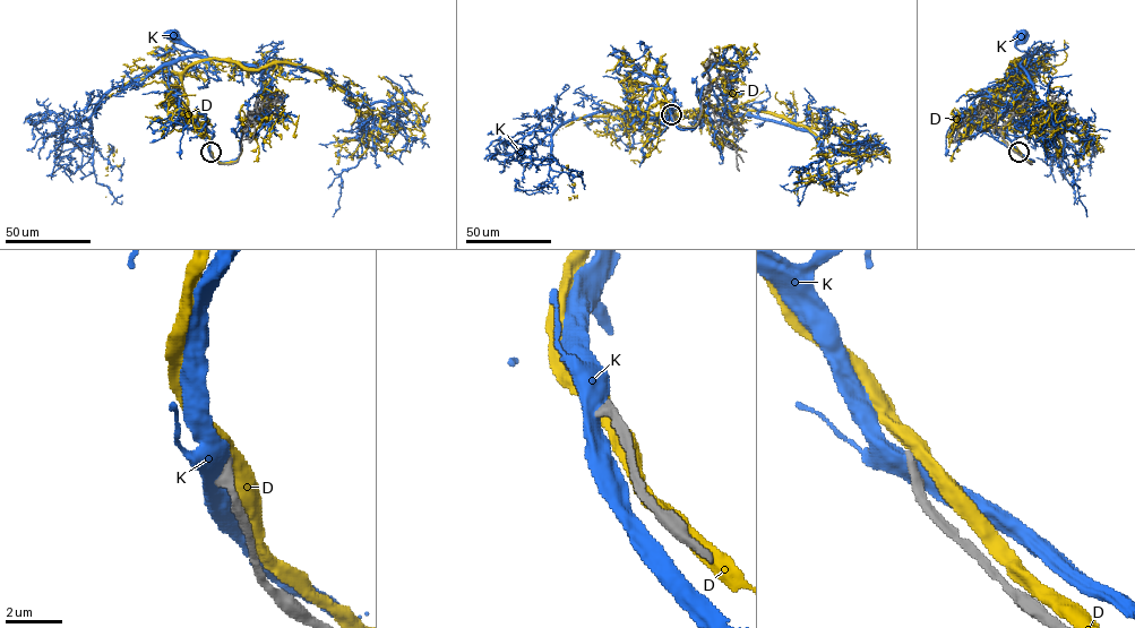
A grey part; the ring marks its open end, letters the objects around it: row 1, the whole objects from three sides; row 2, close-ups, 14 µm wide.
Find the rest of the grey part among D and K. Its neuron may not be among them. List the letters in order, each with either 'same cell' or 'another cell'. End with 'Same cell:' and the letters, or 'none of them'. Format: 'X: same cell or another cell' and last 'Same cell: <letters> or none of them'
D: another cell
K: another cell
Same cell: none of them

